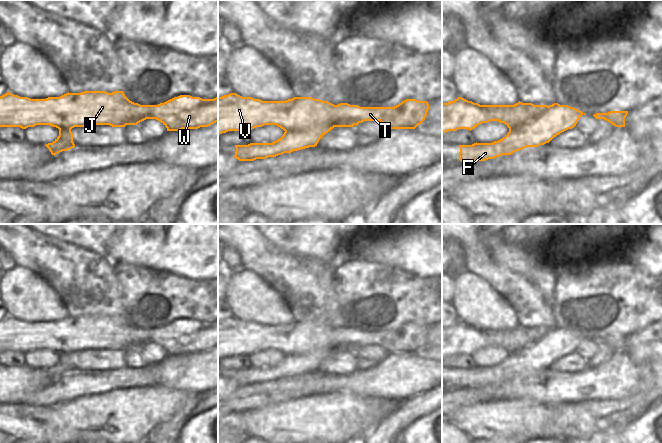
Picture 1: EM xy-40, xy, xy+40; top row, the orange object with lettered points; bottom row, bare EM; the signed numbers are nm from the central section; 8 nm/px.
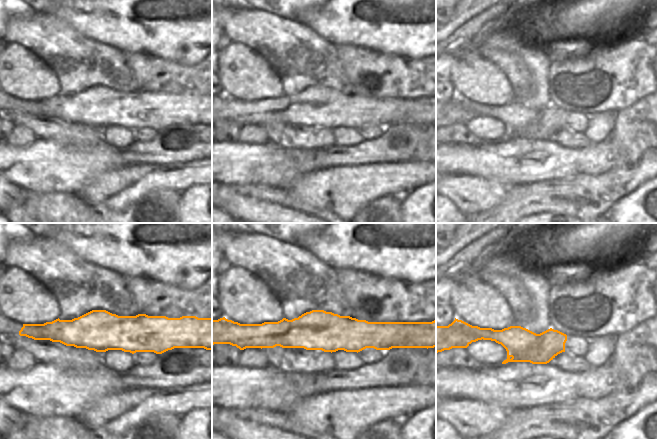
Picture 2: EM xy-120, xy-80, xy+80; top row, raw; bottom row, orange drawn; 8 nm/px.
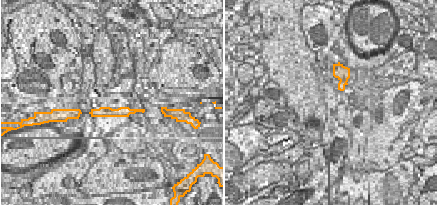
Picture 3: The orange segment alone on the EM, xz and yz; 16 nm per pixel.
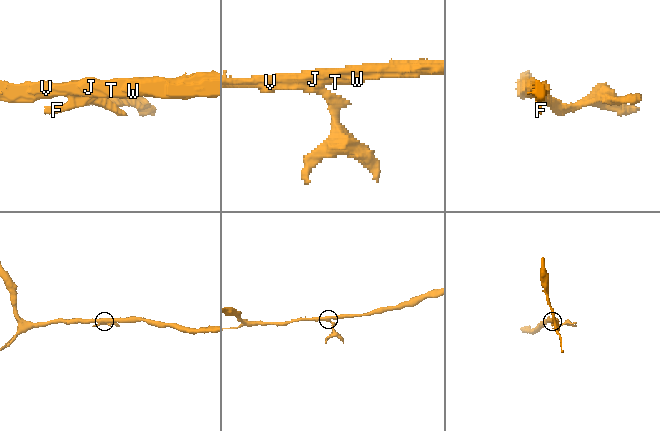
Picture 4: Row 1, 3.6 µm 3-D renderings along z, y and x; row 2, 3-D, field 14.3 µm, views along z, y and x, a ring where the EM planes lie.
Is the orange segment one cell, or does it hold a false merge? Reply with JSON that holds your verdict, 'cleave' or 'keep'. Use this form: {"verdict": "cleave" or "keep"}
{"verdict": "cleave"}

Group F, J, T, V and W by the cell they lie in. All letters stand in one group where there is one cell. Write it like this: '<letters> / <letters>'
F / J T V W

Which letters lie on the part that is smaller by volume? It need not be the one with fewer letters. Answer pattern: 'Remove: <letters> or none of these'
Remove: F

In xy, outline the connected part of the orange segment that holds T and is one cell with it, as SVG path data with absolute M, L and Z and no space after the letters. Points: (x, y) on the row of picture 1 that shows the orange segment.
M406 99L394 107L361 107L359 123L380 121L388 129L415 129L426 118L427 101Z

